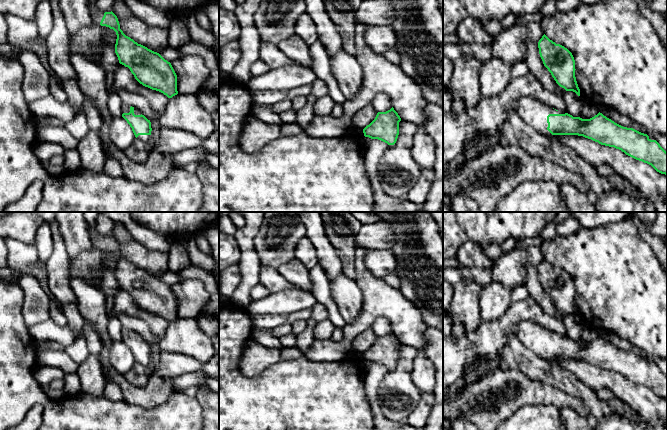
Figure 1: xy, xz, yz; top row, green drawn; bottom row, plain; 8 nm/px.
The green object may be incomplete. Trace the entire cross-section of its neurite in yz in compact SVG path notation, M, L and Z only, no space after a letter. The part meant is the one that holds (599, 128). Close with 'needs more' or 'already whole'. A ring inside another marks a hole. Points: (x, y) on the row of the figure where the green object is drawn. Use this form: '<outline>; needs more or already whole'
M521 97L518 99L517 113L527 125L542 135L583 136L619 149L667 175L667 152L656 140L633 128L623 127L600 112L590 119L582 119L558 111L534 97Z; needs more

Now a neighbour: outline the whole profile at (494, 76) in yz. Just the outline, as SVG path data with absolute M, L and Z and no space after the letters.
M496 57L481 63L479 85L481 99L490 100L499 96L512 79L511 67Z

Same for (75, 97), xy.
M77 79L61 80L62 89L67 95L67 101L74 107L75 115L83 111L84 94L82 93Z

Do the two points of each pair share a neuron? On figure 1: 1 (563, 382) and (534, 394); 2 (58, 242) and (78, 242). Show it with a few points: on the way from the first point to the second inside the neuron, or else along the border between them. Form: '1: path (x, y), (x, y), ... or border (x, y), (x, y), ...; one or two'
1: border (531, 379), (549, 383), (574, 396); two
2: border (57, 222), (70, 258); two

